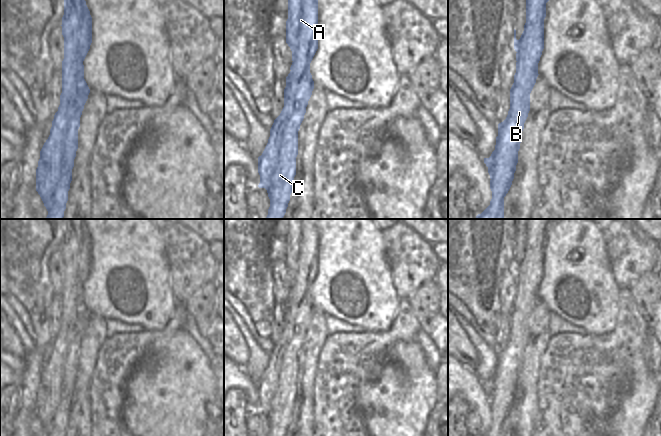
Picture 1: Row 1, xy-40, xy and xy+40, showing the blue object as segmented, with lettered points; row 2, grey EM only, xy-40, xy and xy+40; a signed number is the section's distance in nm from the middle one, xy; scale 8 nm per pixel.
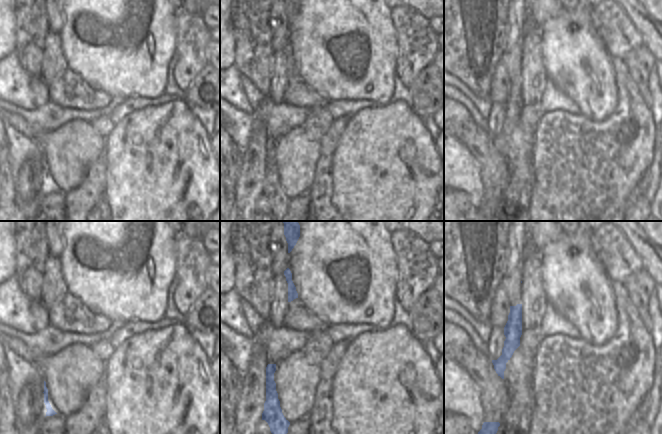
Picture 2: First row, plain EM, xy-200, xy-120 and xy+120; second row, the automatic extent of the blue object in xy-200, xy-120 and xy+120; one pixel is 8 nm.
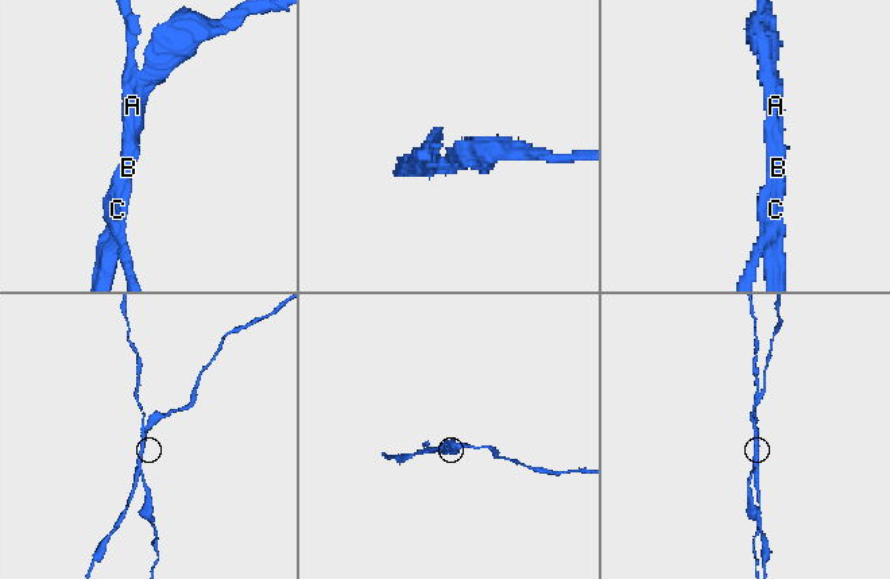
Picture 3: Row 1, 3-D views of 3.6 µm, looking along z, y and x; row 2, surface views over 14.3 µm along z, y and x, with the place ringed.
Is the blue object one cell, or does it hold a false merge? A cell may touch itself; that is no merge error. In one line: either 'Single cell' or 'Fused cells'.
Fused cells

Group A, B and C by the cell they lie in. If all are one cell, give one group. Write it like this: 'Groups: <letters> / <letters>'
Groups: A B / C

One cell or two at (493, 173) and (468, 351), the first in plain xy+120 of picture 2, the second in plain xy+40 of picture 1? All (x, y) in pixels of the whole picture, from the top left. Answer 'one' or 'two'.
one

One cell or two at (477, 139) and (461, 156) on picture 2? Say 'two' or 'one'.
two

